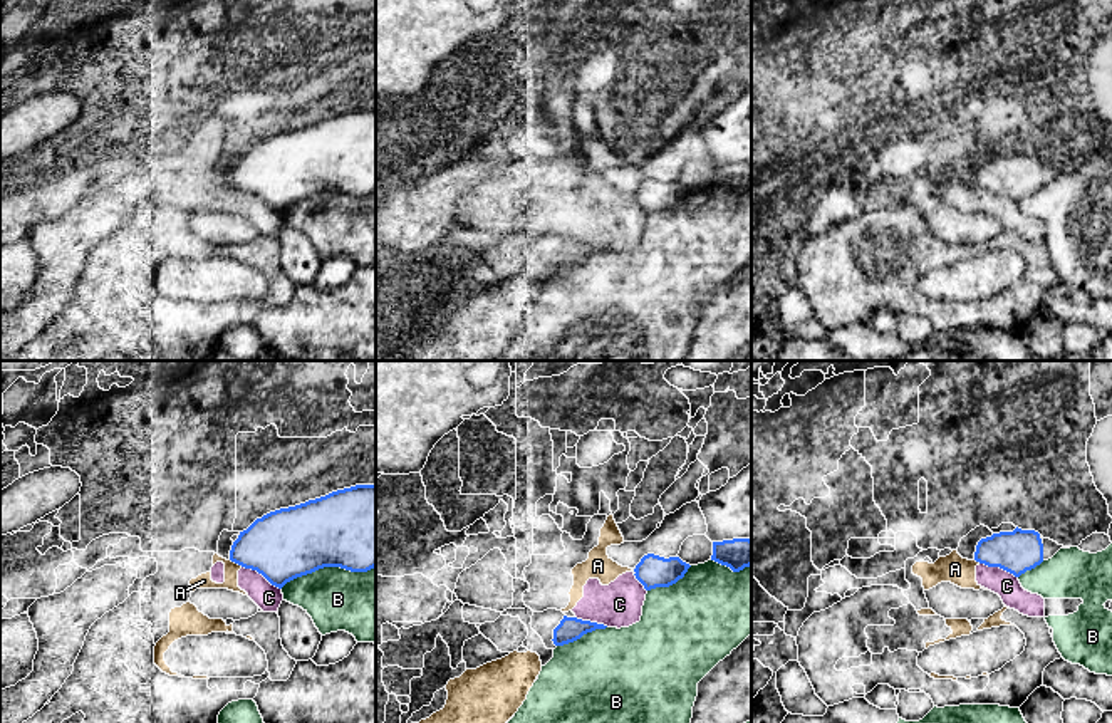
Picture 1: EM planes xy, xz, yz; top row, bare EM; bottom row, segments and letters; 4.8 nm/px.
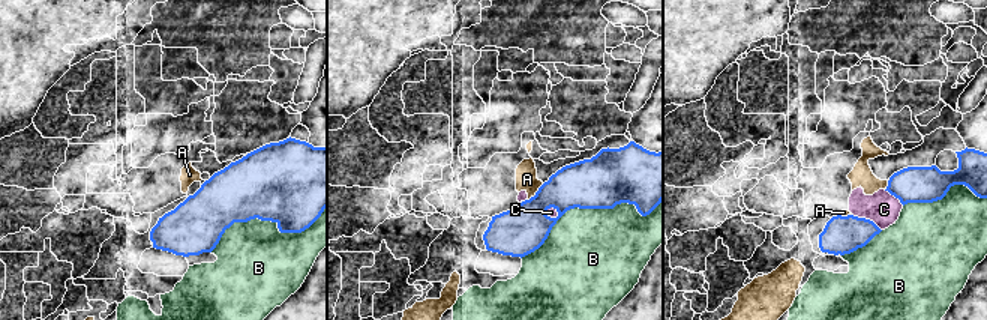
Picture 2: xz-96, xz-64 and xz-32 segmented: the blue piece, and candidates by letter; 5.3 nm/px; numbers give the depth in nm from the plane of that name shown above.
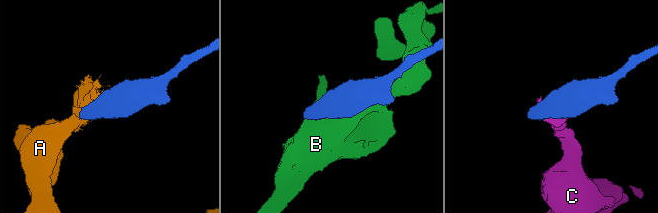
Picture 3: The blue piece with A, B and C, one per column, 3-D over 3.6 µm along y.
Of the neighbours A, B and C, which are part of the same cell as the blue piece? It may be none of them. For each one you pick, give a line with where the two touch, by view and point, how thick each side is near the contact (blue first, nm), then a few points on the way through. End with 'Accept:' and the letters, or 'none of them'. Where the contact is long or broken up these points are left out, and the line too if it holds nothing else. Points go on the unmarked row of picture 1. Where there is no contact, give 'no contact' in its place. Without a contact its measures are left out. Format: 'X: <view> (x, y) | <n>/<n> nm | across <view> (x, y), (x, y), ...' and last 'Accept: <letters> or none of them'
Accept: none of them

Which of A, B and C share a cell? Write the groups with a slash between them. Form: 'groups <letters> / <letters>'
groups A / B / C

